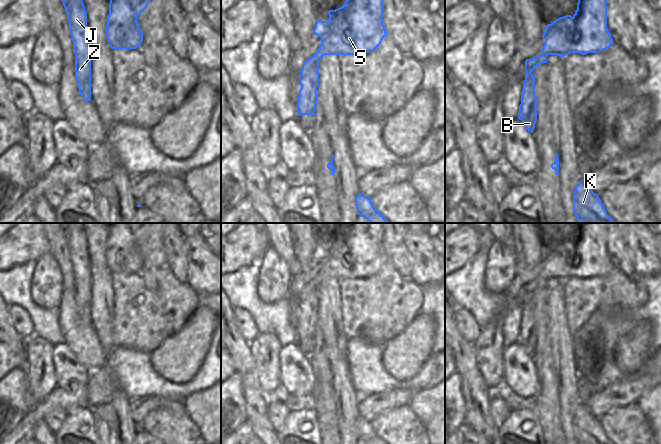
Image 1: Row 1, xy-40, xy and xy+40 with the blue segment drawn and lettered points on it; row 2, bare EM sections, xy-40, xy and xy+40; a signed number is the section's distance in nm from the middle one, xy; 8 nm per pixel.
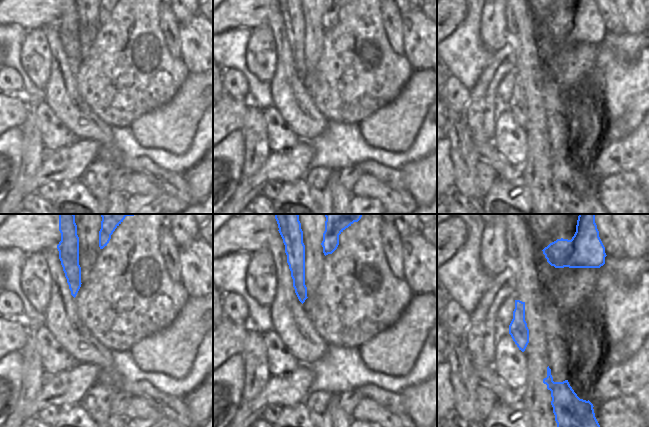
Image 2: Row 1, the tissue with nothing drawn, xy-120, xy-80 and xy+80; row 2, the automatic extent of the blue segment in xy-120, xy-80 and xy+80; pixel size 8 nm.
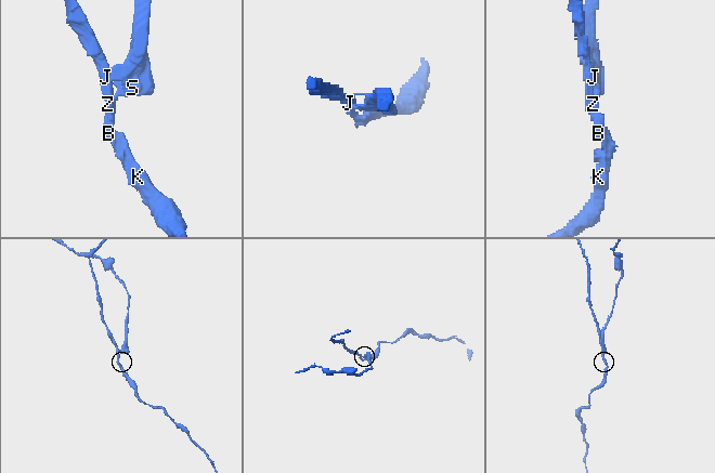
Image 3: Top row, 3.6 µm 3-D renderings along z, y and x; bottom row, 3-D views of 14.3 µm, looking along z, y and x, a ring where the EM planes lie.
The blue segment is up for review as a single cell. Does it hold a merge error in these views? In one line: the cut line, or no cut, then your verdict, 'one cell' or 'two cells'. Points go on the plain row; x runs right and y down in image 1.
cut xy (317, 287), (305, 287), (302, 291); two cells

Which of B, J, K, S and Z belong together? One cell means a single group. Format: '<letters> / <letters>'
B J K Z / S

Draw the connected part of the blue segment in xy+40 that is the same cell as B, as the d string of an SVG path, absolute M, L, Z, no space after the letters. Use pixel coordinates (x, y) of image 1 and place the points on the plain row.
M532 297L523 305L518 343L523 346L528 355L533 356L537 346L537 322L535 320L535 302Z

